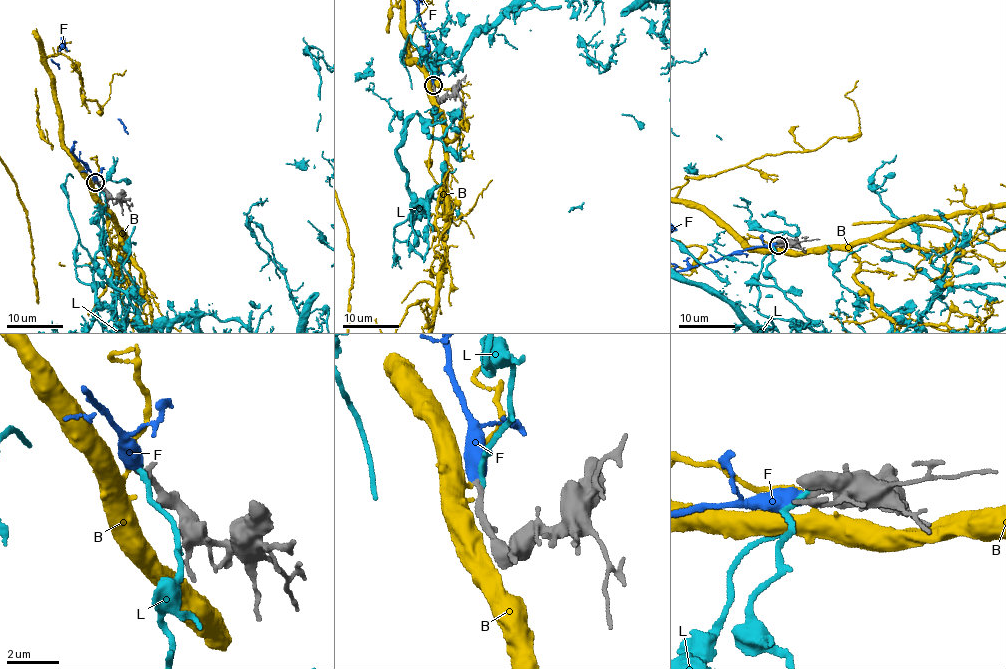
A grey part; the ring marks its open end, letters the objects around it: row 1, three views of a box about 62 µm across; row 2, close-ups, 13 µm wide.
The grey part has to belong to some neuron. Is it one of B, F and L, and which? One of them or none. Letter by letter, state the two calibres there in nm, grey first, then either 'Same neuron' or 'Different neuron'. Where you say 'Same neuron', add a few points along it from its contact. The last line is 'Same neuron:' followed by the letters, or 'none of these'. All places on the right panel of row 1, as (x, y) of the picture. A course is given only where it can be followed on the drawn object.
B: Thickness 200 nm (grey) against 320 nm. Different neuron
F: Thickness 200 nm (grey) against 500 nm. Same neuron
L: Thickness 240 nm (grey) against 180 nm. Different neuron
Same neuron: F

